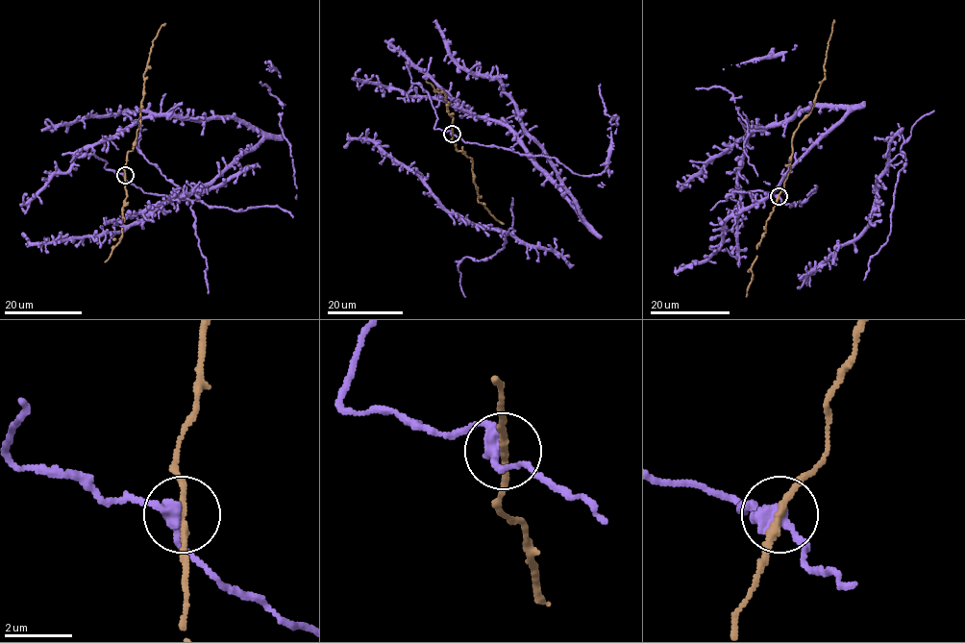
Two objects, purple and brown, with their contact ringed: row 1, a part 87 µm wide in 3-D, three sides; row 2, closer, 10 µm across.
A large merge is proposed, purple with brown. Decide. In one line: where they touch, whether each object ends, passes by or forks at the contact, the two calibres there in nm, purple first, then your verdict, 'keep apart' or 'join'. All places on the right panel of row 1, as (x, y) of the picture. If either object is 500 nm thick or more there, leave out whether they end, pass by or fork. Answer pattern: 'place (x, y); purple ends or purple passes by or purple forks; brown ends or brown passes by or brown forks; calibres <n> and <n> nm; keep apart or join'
place (779, 196); purple passes by; brown passes by; calibres 400 and 180 nm; join

